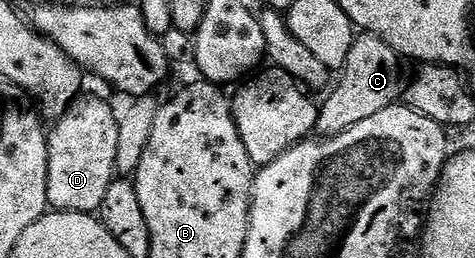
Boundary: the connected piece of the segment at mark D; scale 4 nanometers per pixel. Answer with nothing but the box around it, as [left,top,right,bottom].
[47,96,119,215]

